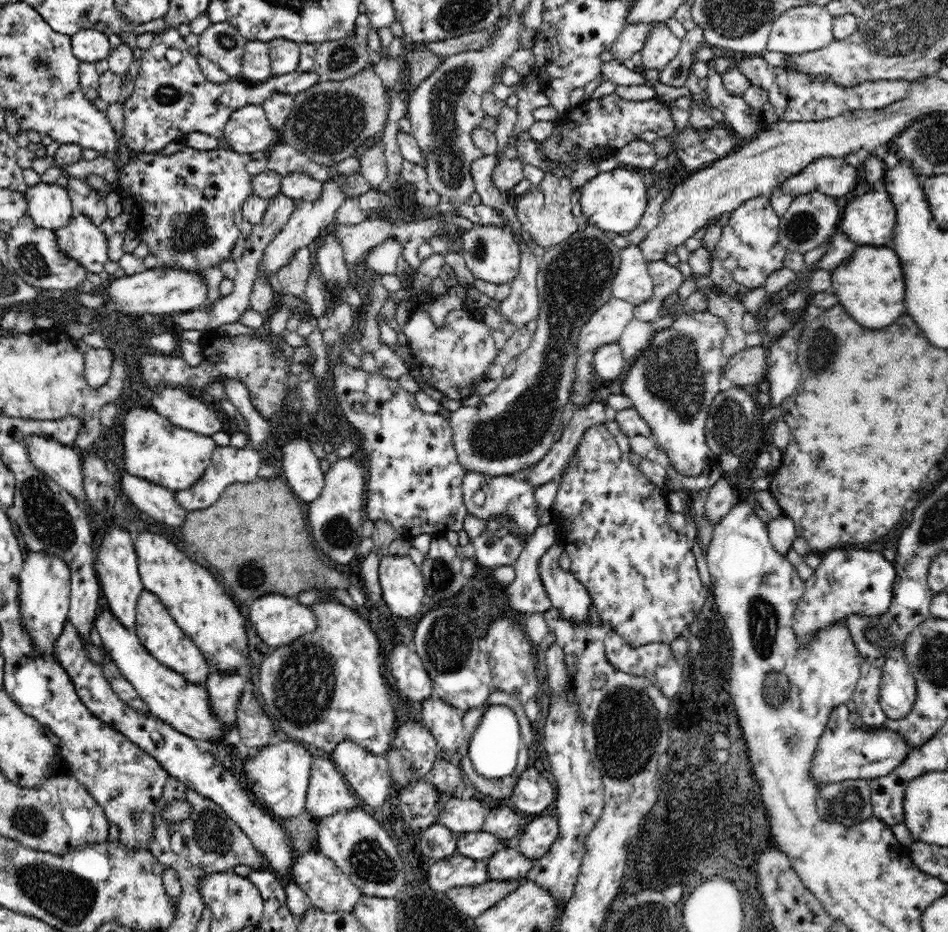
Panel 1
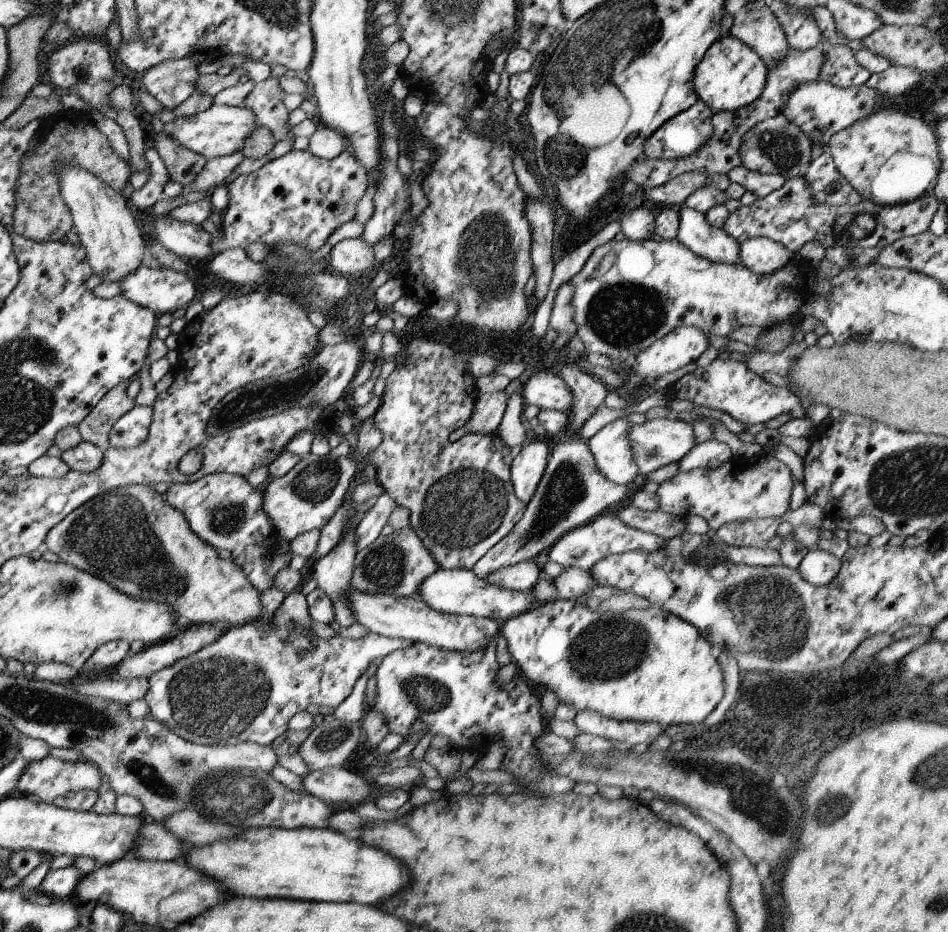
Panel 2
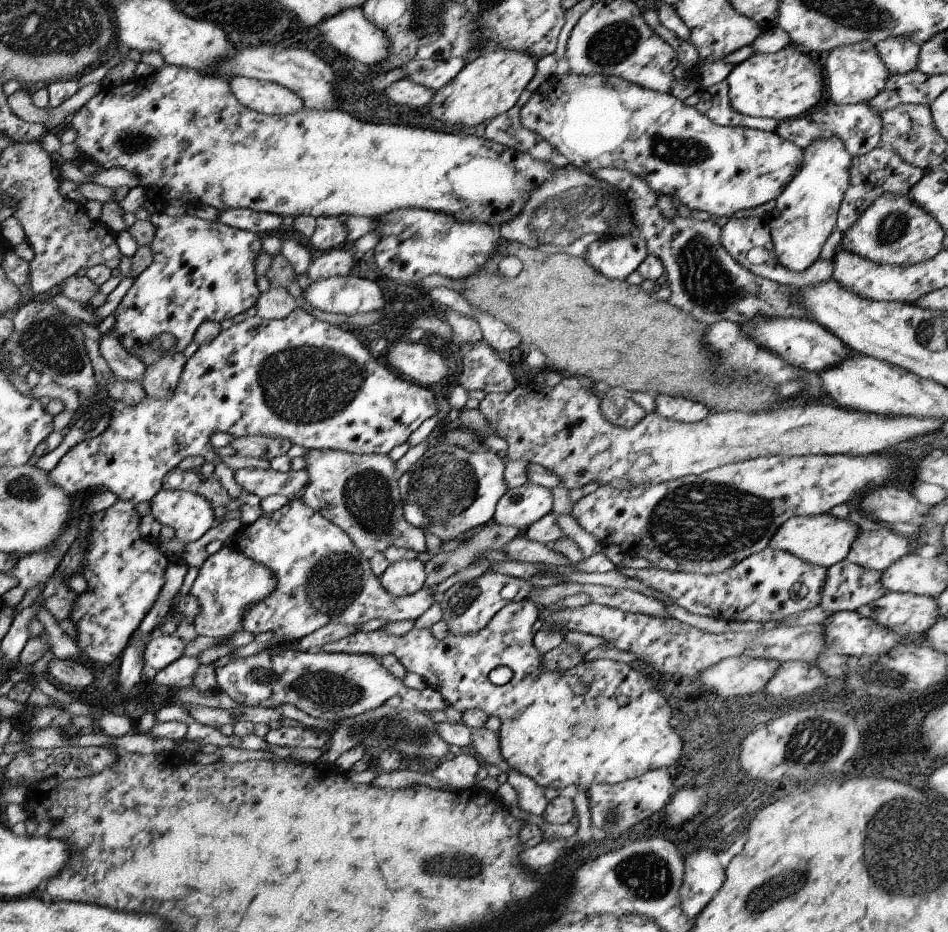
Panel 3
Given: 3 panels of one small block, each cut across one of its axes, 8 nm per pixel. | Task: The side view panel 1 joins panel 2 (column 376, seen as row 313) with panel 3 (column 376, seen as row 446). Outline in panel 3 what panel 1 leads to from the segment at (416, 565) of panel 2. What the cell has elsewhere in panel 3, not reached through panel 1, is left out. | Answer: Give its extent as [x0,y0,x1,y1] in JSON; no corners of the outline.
[301,450,427,554]

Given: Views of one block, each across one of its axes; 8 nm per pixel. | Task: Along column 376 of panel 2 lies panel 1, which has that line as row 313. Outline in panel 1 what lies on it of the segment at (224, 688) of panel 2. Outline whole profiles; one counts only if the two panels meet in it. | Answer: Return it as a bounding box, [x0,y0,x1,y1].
[634,260,684,324]

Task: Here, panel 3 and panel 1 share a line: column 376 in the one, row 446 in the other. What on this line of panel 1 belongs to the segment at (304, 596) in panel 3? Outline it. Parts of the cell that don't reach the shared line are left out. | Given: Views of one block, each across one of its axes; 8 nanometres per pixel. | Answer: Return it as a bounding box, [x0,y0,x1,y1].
[552,424,710,648]

